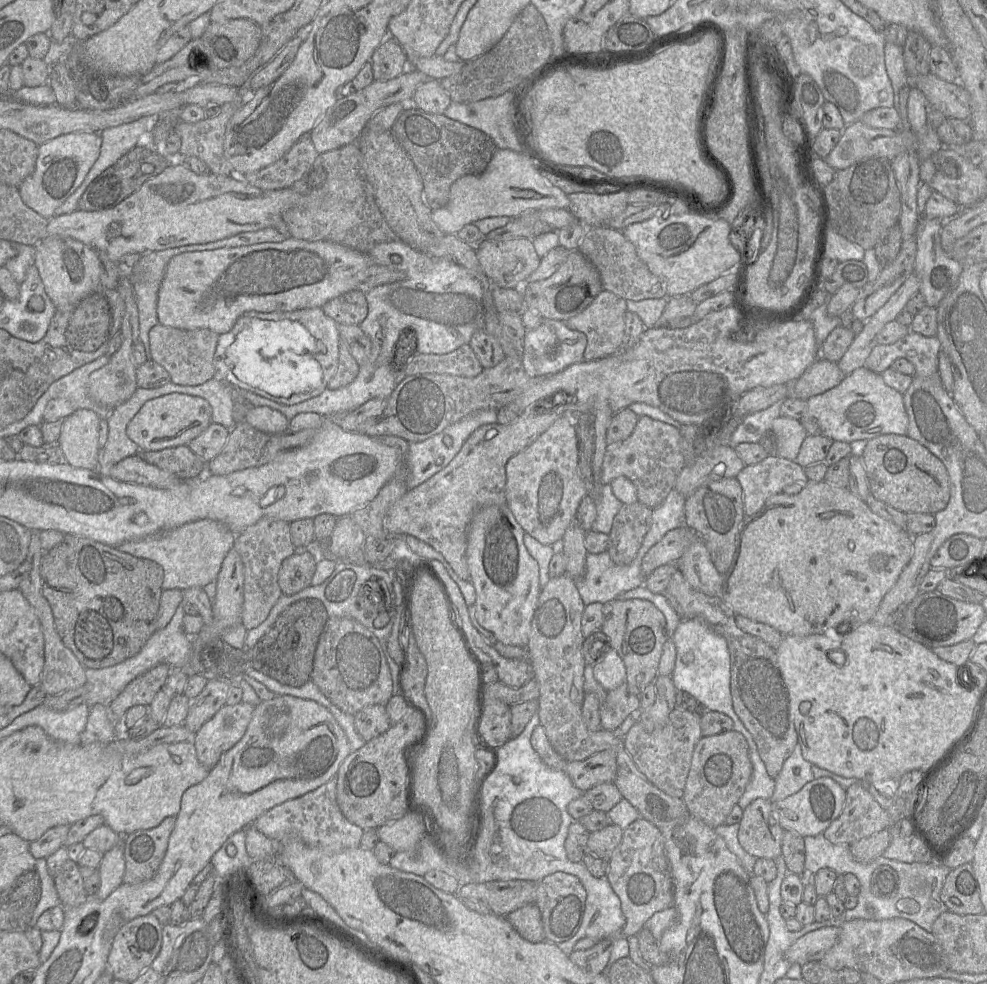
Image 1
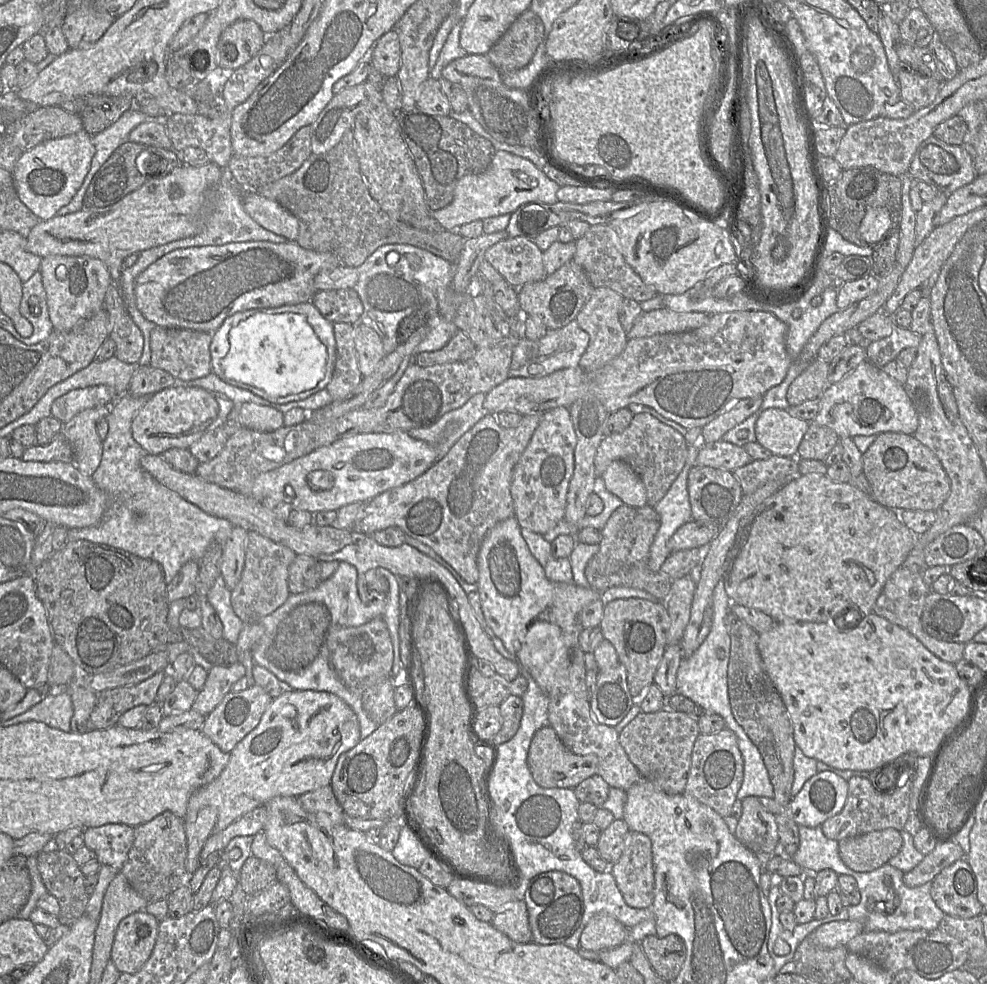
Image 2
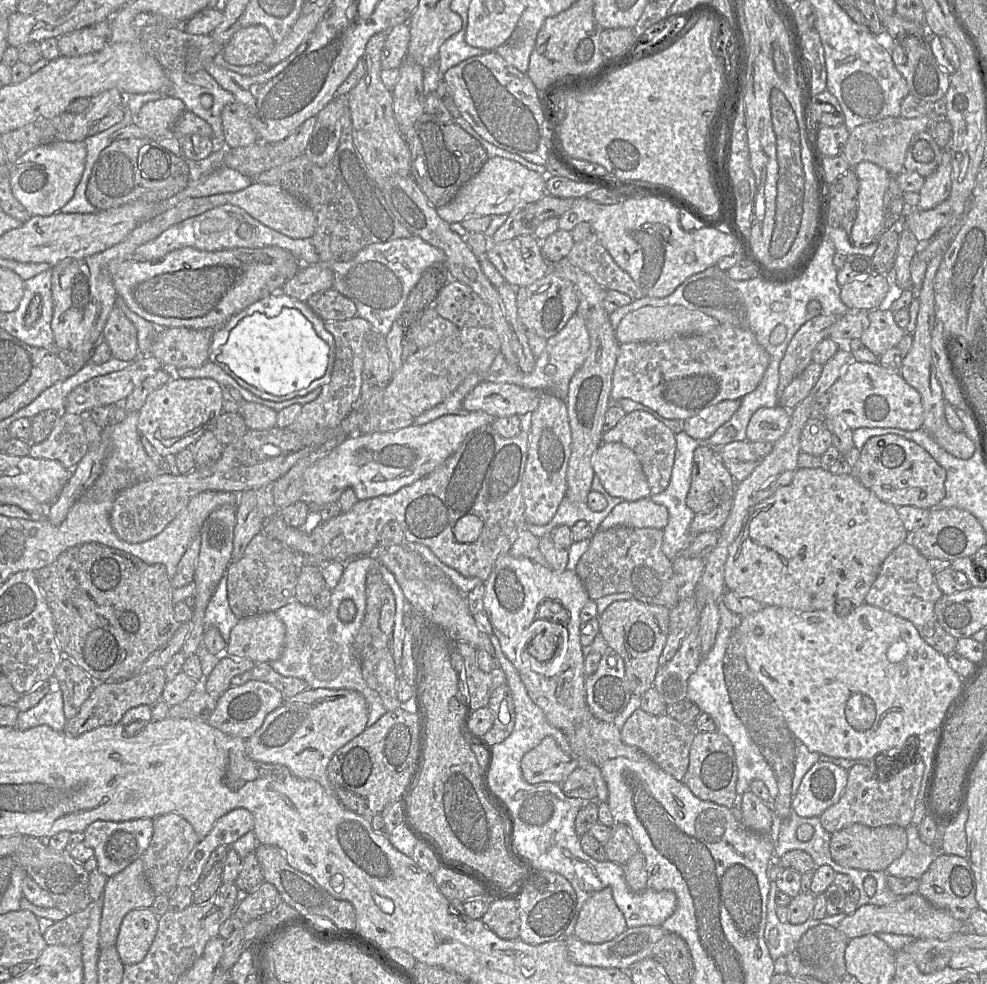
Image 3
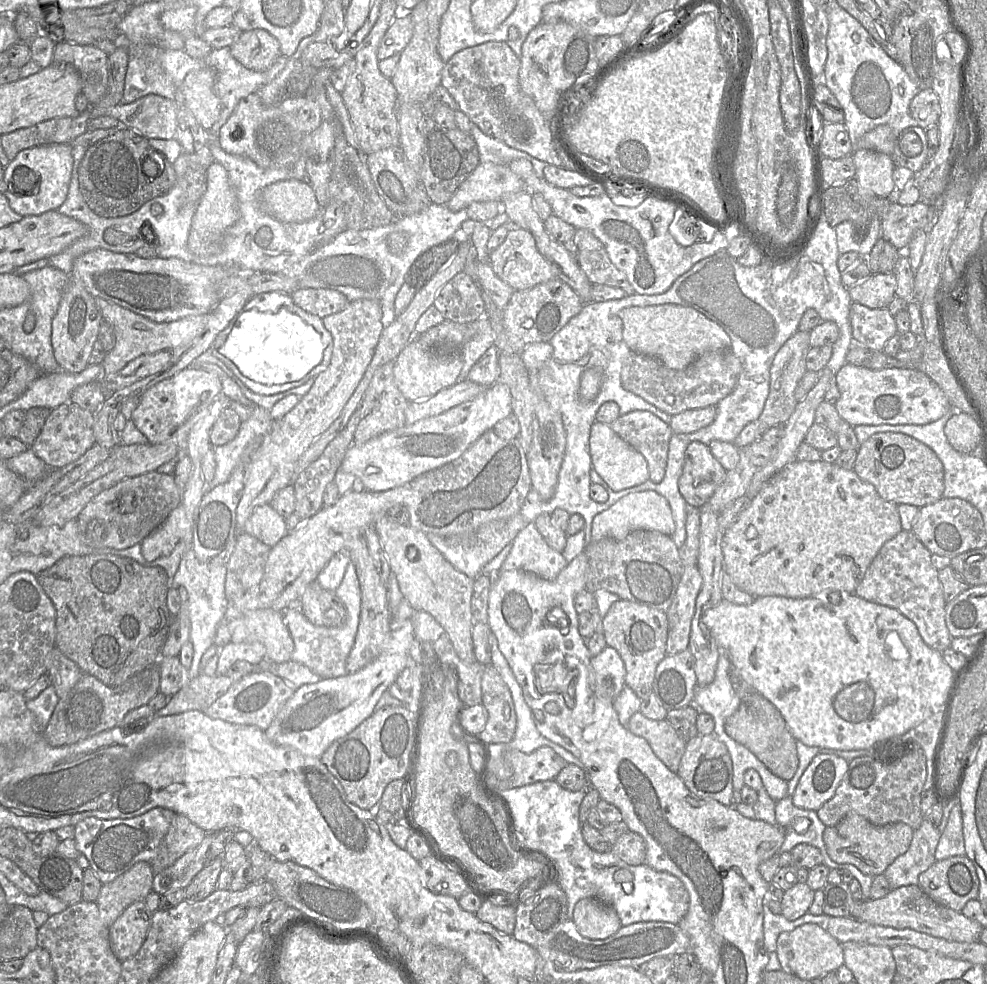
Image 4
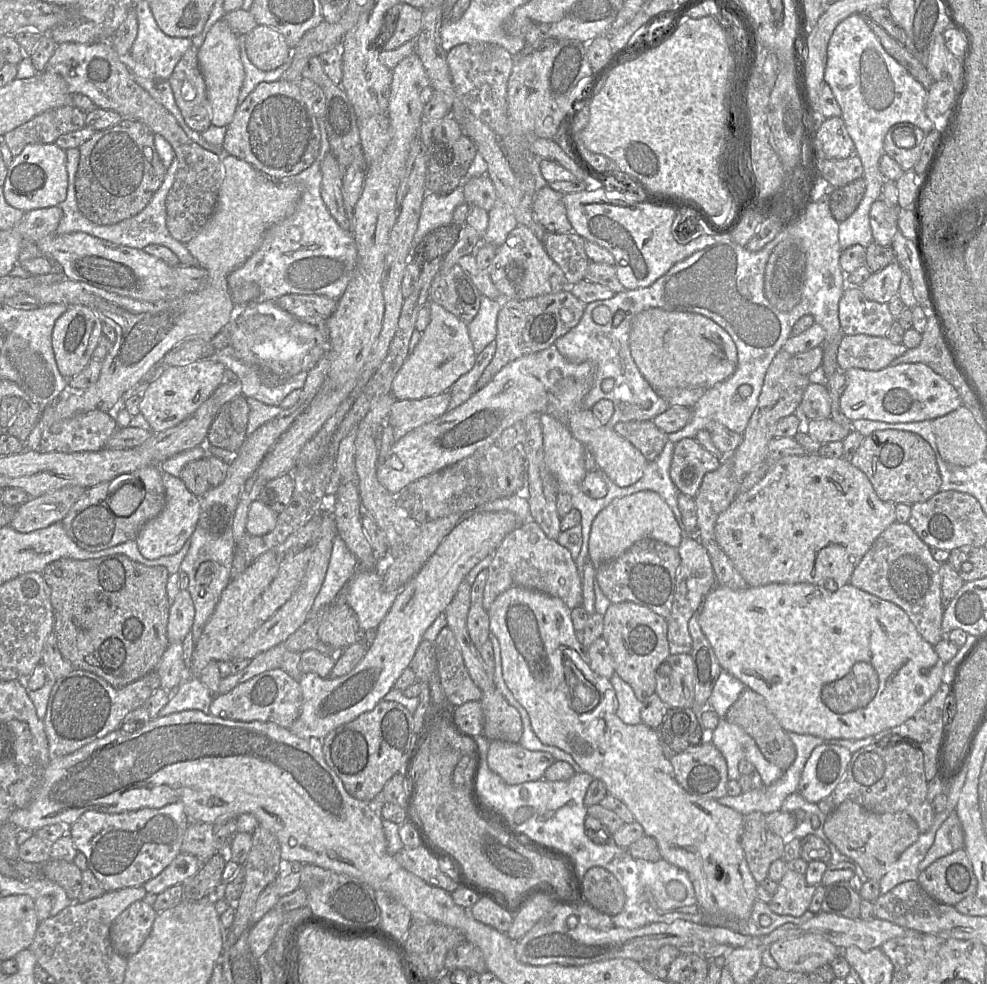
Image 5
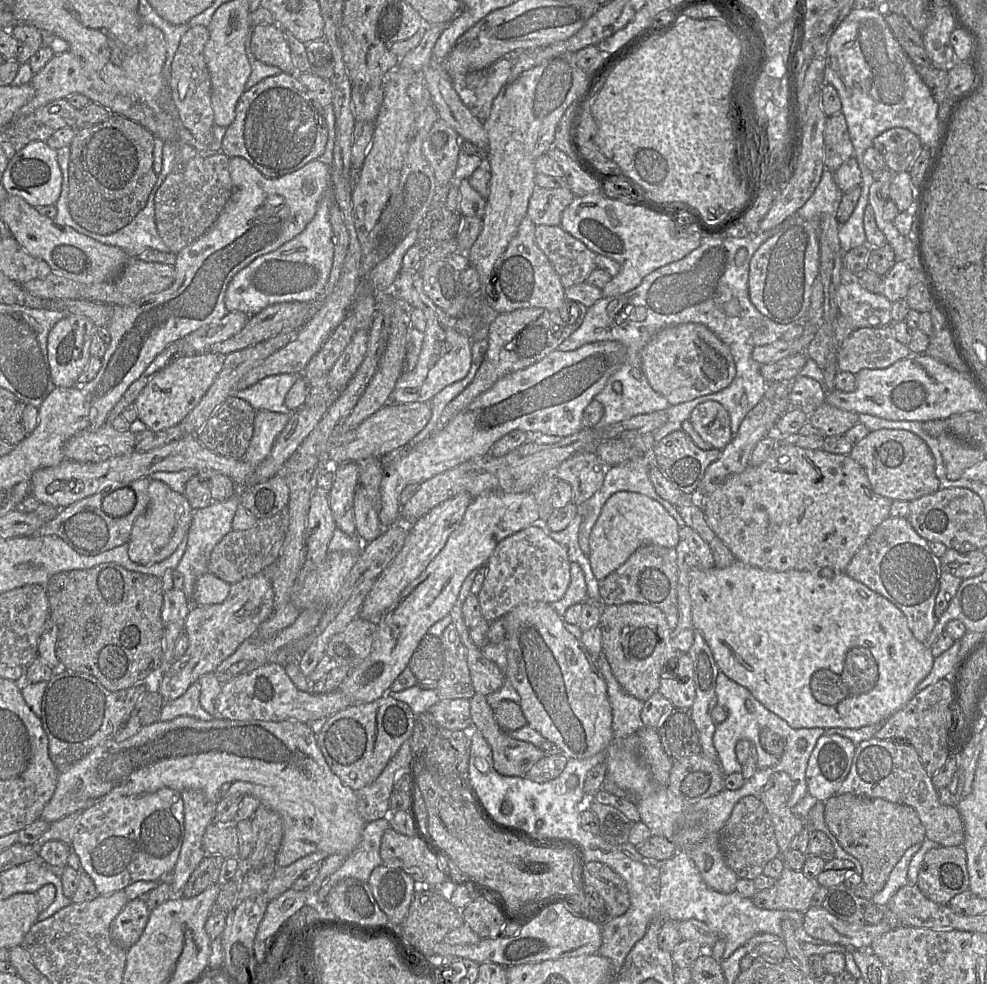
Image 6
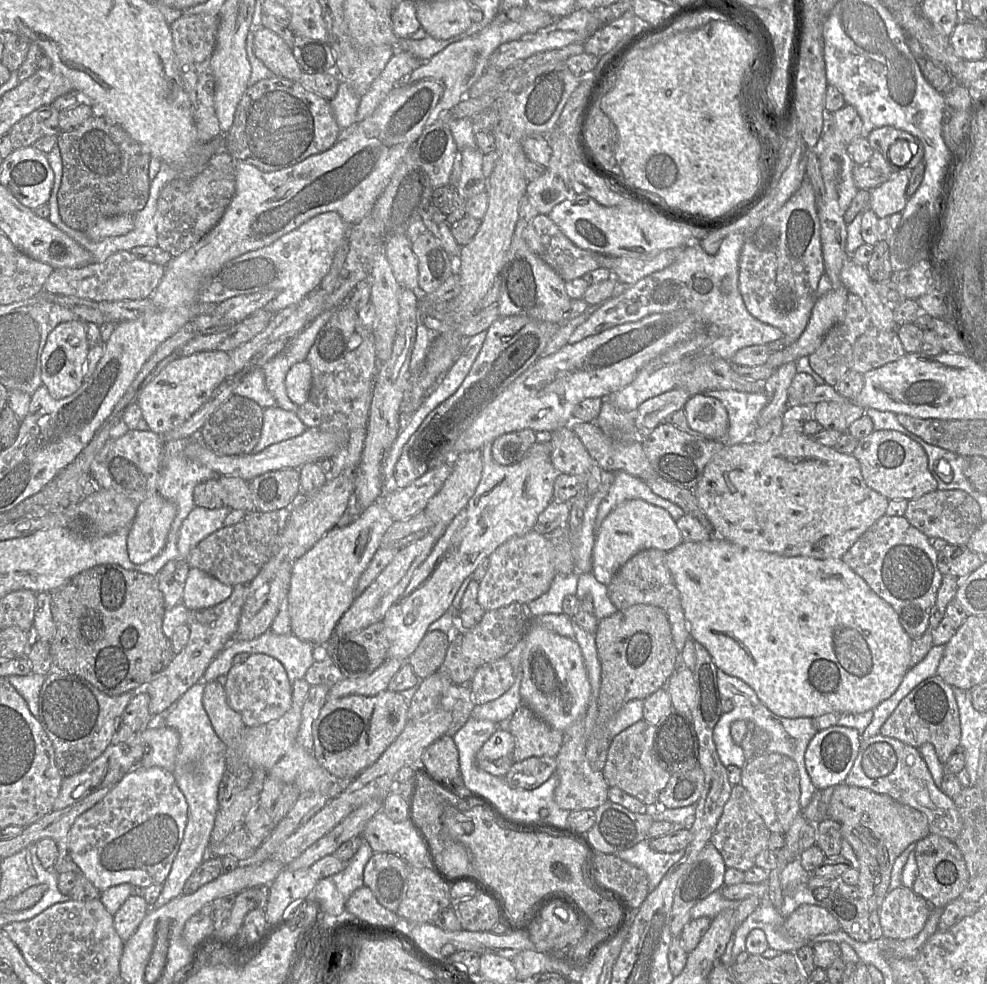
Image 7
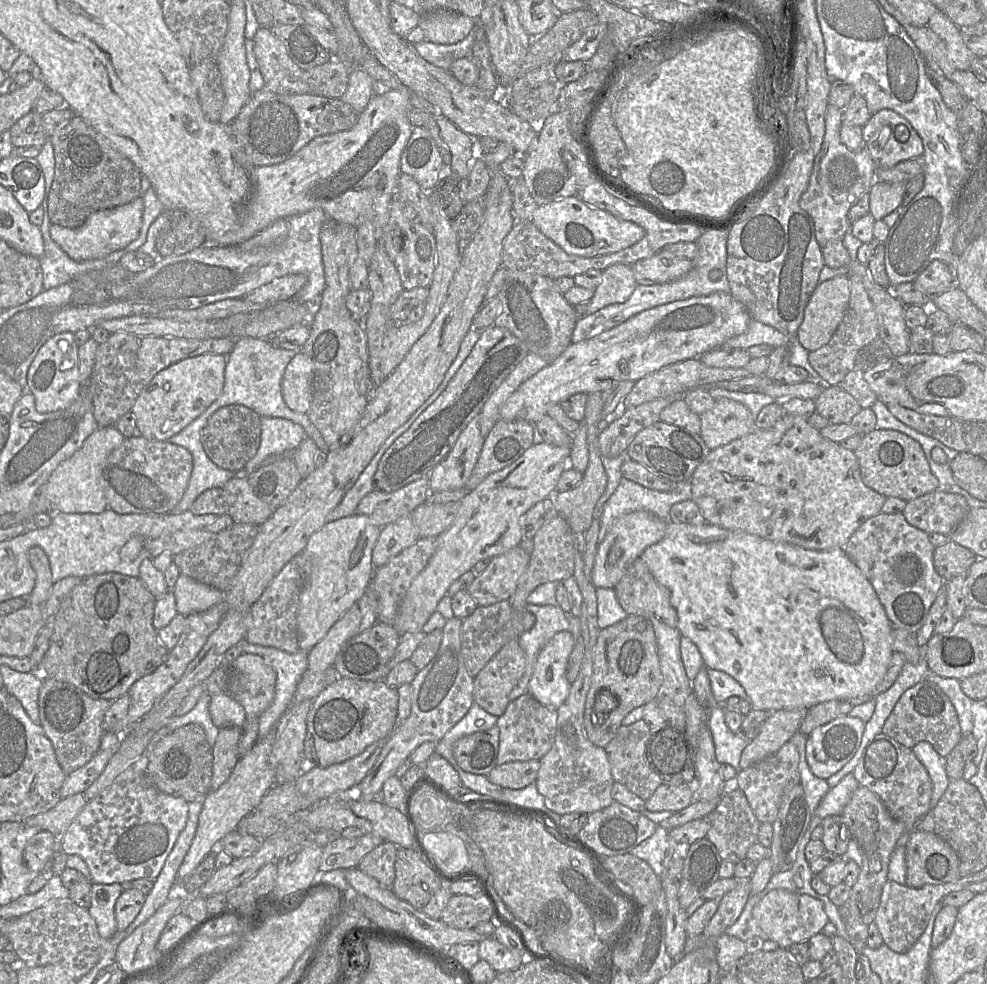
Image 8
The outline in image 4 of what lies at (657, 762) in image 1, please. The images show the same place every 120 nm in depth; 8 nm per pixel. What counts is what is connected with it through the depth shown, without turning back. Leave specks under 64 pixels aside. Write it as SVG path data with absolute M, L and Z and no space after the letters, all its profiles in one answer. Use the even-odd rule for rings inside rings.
M638 711L631 716L628 730L644 738L662 763L677 773L687 742L666 719L652 720Z

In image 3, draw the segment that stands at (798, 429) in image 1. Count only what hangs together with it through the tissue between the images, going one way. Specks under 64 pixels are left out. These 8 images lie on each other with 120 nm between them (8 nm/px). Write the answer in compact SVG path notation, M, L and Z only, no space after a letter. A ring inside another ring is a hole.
M782 406L760 408L750 418L746 428L749 442L774 443L786 432L790 422L790 410Z

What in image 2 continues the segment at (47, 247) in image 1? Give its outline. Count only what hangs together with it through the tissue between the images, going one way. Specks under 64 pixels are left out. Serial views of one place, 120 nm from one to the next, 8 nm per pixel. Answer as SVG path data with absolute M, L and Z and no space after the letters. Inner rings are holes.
M52 255L41 259L39 272L47 295L53 330L69 331L104 309L106 291L112 279L101 260L89 256Z

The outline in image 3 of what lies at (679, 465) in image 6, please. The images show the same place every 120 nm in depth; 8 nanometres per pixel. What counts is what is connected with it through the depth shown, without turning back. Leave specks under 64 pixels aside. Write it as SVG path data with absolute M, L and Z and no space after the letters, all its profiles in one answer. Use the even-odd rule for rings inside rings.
M698 446L693 454L691 485L687 506L695 513L707 513L733 500L737 482L724 466L716 449Z

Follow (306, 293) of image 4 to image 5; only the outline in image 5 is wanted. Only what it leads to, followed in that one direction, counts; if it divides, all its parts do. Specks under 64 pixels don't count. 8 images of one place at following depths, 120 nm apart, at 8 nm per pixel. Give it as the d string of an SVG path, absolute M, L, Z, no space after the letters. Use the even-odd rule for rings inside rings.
M287 294L279 297L276 304L299 321L320 326L336 310L338 300L321 295Z

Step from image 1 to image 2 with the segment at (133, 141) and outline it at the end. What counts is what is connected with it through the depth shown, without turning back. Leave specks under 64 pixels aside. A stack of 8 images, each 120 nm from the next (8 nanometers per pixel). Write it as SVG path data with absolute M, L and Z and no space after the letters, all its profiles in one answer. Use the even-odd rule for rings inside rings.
M134 106L123 113L123 115L118 119L117 122L103 130L102 132L91 136L91 141L93 145L95 146L95 154L92 158L90 169L88 173L89 175L92 175L89 182L92 181L94 175L97 173L97 171L101 168L101 166L106 162L106 160L110 157L110 155L123 143L129 141L128 137L130 132L139 124L145 122L145 121L151 121L151 118L135 108Z

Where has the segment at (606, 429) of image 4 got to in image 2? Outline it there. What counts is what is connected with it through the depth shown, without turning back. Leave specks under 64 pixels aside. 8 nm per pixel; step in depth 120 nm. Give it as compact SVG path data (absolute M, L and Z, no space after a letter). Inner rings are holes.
M611 462L601 477L608 491L619 497L625 505L639 508L647 504L645 485L626 462Z

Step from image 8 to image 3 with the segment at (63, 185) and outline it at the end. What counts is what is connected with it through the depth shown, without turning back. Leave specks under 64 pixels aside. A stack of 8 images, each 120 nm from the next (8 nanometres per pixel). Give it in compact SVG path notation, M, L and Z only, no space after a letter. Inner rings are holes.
M127 138L113 140L100 153L95 162L86 188L88 201L100 210L109 210L132 201L161 202L182 189L189 182L189 169L186 159L176 156L151 138ZM143 147L157 148L163 152L168 162L168 170L159 179L146 178L140 169L138 156Z

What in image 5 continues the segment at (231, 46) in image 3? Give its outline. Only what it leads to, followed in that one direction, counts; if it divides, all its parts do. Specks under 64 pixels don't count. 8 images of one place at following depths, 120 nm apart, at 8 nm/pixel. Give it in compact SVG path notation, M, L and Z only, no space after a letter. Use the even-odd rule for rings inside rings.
M258 24L244 37L250 61L262 71L271 71L283 65L292 54L285 37L276 29Z

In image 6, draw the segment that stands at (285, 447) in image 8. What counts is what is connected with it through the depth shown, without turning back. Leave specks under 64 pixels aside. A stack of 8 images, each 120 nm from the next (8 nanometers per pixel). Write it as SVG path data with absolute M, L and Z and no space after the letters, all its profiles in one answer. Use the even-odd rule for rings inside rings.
M258 410L254 420L254 433L242 459L256 468L270 453L277 437L288 423L290 414Z

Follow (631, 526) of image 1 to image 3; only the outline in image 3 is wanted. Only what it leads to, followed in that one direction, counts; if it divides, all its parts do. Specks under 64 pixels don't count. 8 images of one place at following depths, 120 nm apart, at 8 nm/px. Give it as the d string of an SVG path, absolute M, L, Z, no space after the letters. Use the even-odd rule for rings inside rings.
M616 526L594 533L590 546L580 558L575 572L590 599L628 592L634 599L651 605L673 608L679 601L672 560L662 551L663 530Z

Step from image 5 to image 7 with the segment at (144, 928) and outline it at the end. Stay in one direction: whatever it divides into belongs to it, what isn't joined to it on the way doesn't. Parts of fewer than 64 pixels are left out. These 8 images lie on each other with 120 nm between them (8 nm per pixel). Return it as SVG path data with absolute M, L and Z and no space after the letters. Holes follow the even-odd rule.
M130 895L126 899L113 916L114 928L124 942L134 934L148 912L149 905L143 896Z

